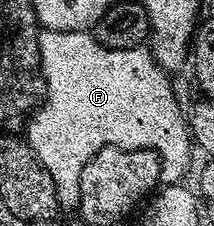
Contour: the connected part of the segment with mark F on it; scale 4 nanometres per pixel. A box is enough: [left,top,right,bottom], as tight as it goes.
[26,43,194,208]

